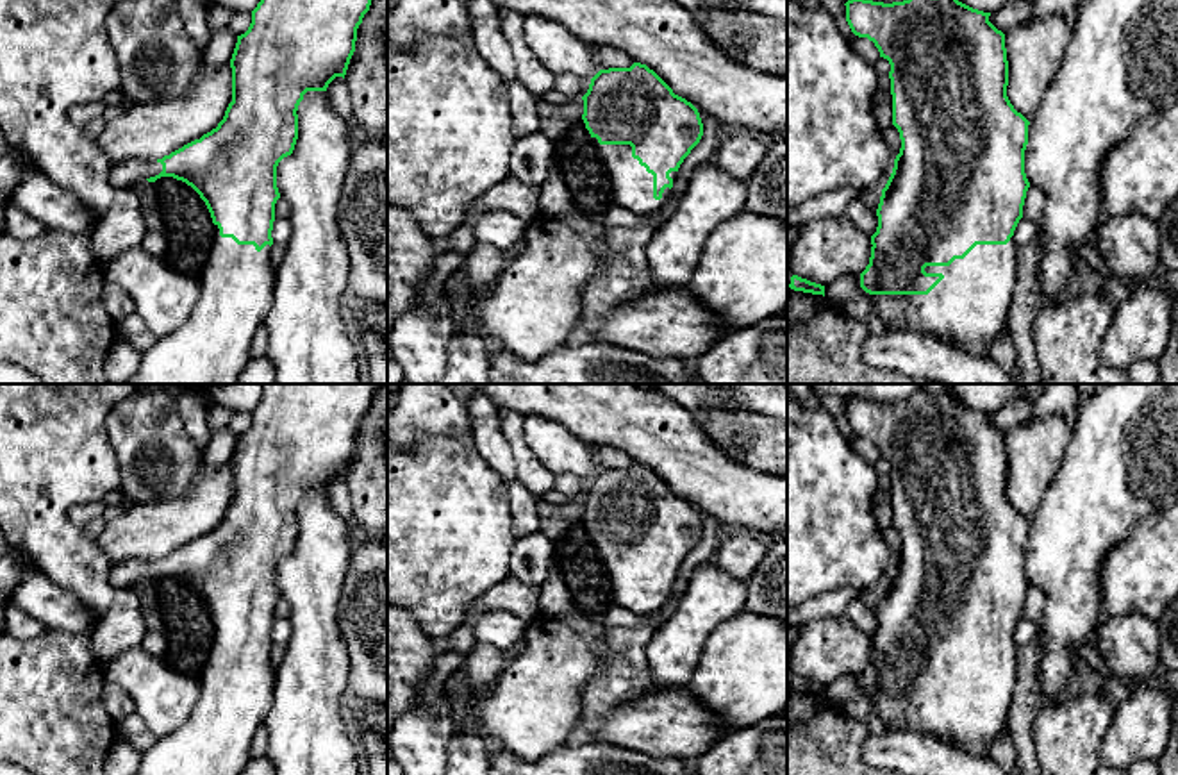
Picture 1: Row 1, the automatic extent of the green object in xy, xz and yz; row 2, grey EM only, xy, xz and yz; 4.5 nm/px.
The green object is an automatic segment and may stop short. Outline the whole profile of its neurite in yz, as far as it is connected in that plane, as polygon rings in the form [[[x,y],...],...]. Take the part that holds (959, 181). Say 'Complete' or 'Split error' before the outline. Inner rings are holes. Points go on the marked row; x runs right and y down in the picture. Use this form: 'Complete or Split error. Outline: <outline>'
Split error. Outline: [[[848,0],[844,5],[851,32],[873,41],[891,64],[892,125],[901,139],[882,189],[878,227],[871,236],[871,257],[860,273],[860,288],[873,296],[889,332],[928,332],[937,339],[946,338],[951,348],[964,354],[989,357],[991,343],[1007,336],[1017,284],[1014,230],[1030,188],[1025,173],[1030,121],[1007,96],[1005,34],[989,21],[991,12],[958,0]]]

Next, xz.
Split error. Outline: [[[641,62],[600,70],[582,100],[582,120],[605,170],[601,202],[609,196],[614,205],[639,216],[659,212],[671,195],[680,164],[703,136],[698,109]]]

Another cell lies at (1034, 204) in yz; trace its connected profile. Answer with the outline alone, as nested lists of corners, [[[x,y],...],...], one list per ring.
[[[1030,186],[1026,191],[1023,218],[1037,223],[1042,216],[1046,196],[1041,188]]]

